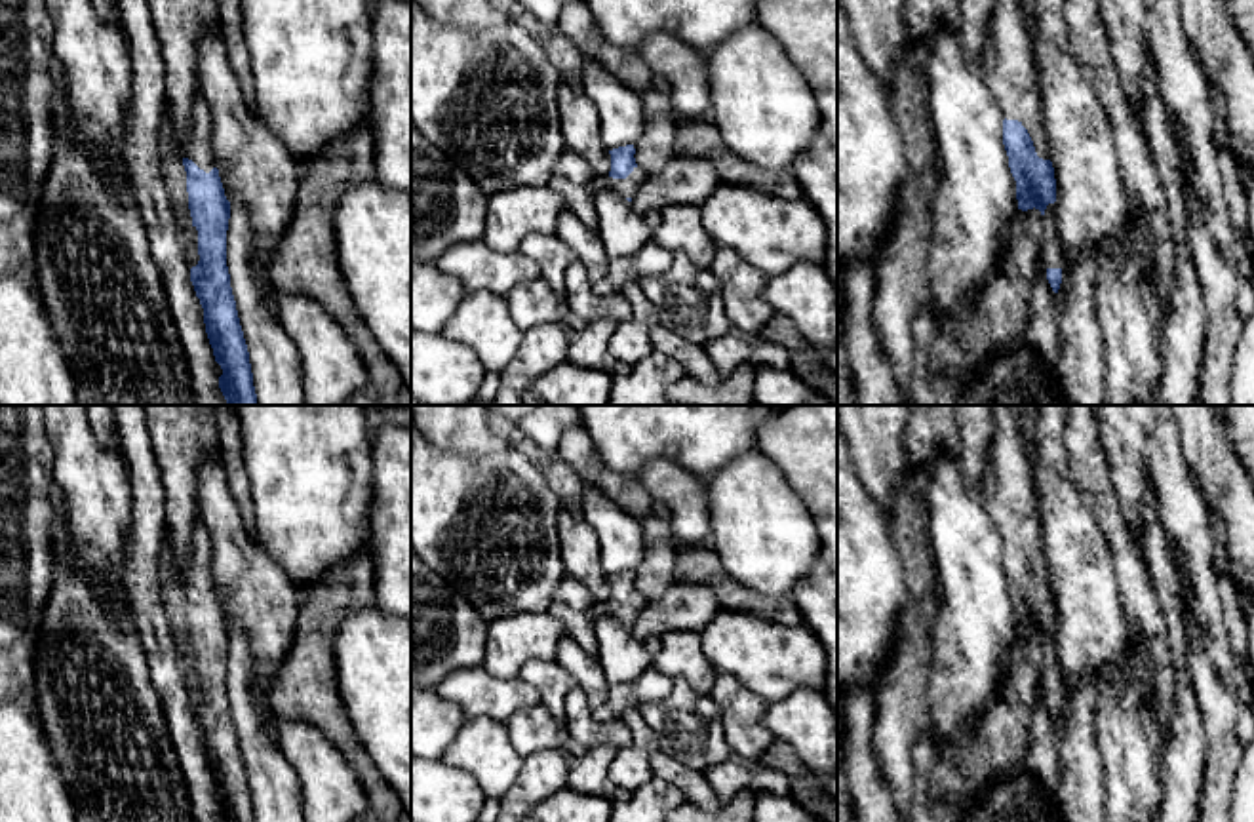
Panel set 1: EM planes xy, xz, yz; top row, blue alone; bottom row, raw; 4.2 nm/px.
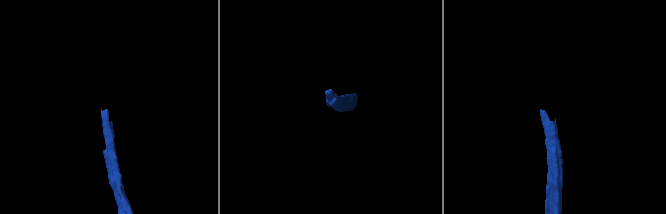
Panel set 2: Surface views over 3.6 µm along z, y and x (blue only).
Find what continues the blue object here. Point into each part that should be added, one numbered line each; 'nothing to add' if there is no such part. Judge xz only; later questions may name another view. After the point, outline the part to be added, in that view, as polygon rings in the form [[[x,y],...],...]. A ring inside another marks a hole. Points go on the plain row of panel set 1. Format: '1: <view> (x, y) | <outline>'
1: xz (626, 613) | [[[634,594],[634,597],[626,605],[609,603],[609,615],[620,620],[622,624],[634,624],[645,605],[647,601],[639,594]]]

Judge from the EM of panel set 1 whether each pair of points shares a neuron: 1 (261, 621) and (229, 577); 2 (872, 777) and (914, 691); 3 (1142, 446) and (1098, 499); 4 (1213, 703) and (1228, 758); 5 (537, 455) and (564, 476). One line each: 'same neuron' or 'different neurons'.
1: same neuron
2: different neurons
3: different neurons
4: same neuron
5: same neuron

